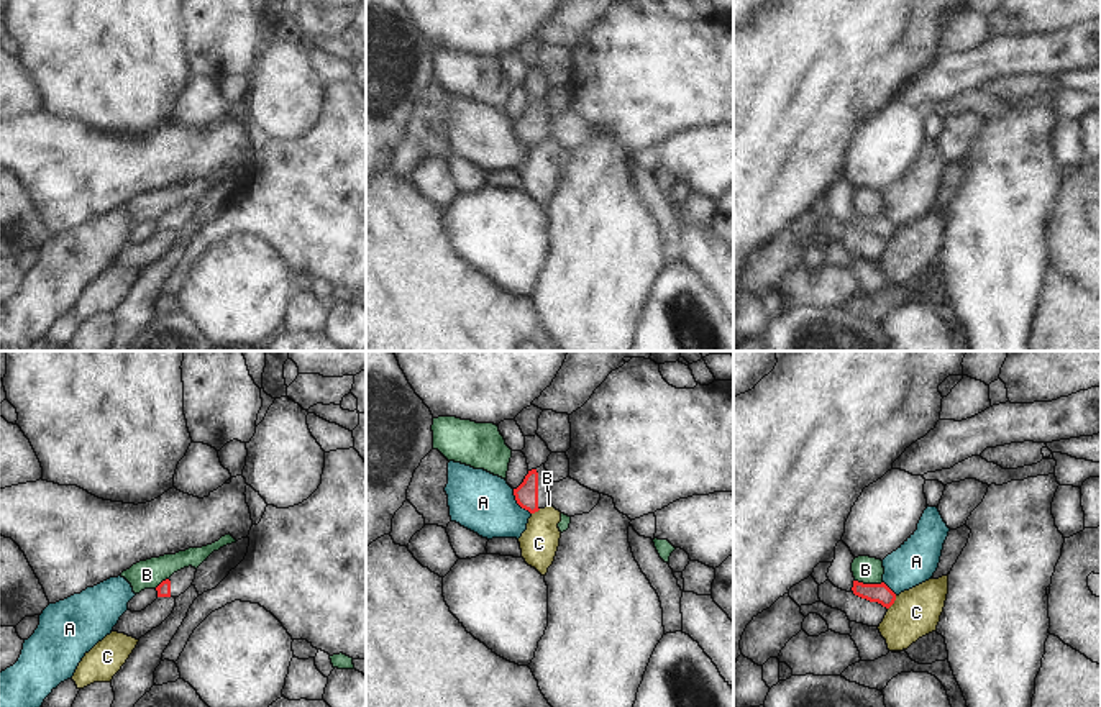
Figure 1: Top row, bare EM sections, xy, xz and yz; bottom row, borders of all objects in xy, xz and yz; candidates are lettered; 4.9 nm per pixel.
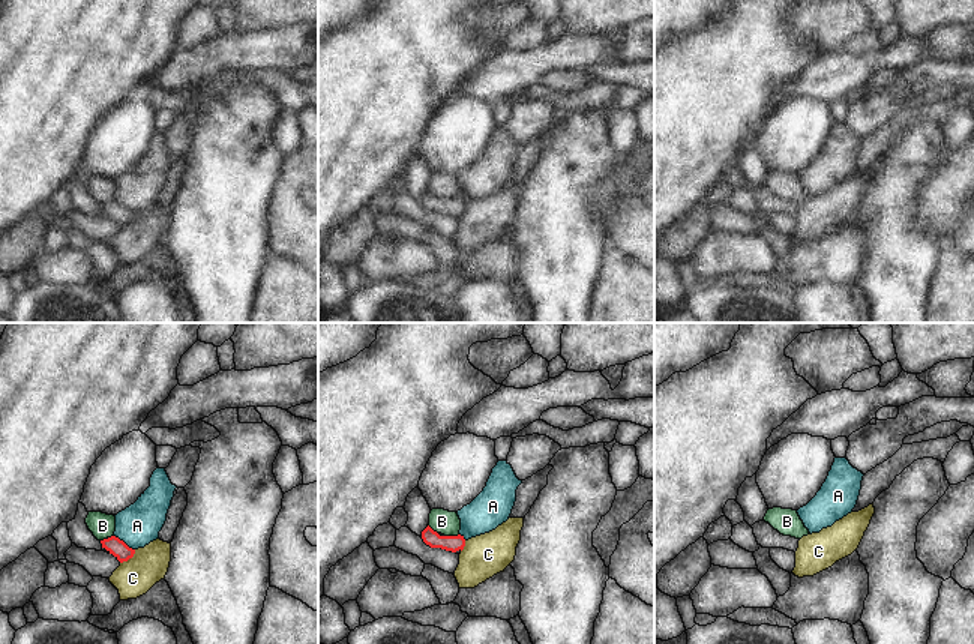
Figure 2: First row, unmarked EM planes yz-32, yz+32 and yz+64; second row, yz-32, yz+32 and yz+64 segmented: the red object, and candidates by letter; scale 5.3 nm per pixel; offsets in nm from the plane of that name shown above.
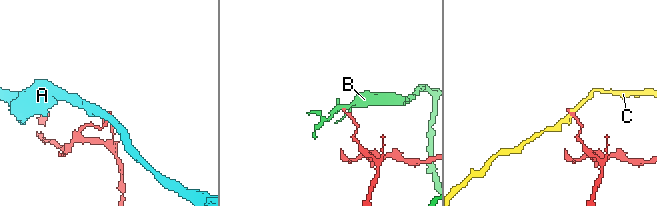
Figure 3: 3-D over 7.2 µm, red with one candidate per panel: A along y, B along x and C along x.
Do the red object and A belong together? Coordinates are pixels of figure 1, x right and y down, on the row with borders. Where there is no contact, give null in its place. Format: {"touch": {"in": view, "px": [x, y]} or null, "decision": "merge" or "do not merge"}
{"touch": {"in": "xz", "px": [517, 502]}, "decision": "do not merge"}

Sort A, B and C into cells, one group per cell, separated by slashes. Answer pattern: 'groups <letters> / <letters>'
groups A / B / C

